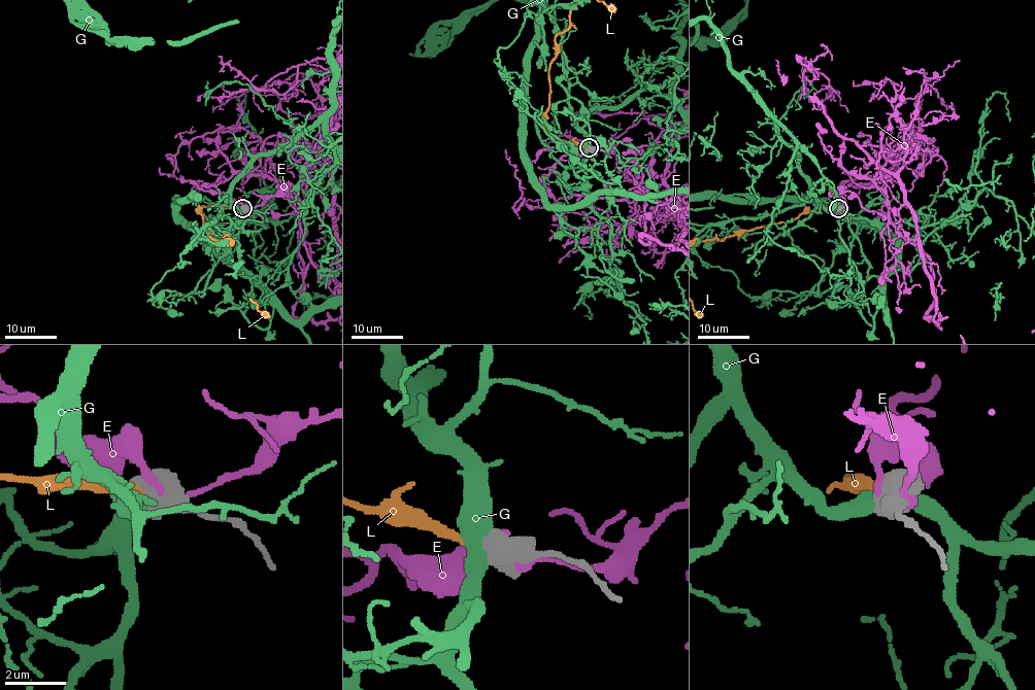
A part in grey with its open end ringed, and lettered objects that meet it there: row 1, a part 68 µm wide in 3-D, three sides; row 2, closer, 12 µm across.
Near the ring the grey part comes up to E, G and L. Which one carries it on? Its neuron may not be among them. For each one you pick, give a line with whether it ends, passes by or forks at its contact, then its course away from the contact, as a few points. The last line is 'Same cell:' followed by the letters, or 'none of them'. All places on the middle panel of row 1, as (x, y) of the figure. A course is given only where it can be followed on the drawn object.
L: it ends there
Same cell: L

